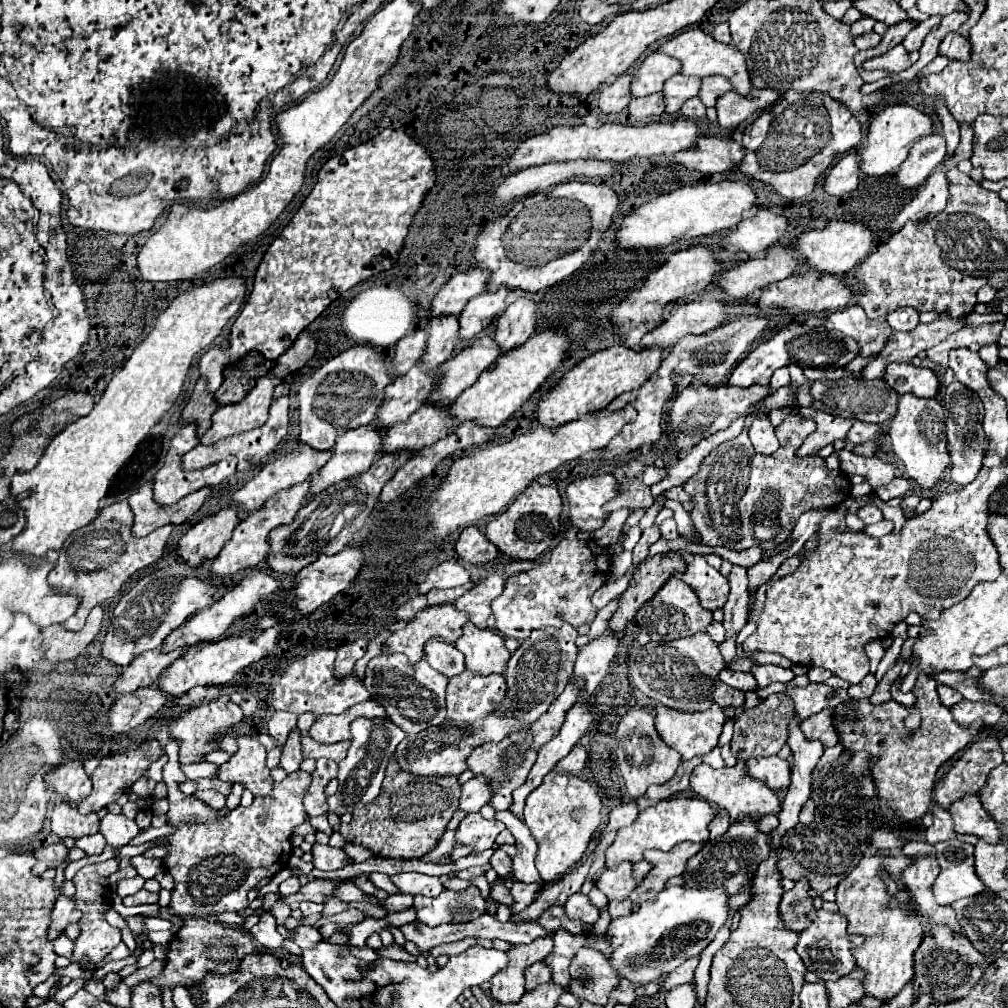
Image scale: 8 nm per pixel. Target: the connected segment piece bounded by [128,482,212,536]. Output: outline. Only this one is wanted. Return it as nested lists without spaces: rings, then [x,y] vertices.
[[[152,482],[142,484],[140,490],[134,492],[128,500],[130,508],[134,512],[132,532],[136,536],[144,536],[164,524],[184,524],[192,514],[196,514],[202,508],[202,504],[210,492],[212,492],[212,486],[204,486],[204,488],[188,494],[180,502],[164,506],[164,504],[154,502]]]

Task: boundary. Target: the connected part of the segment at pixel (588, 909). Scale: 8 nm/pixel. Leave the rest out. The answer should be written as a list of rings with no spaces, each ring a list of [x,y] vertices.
[[[582,892],[572,894],[572,898],[568,898],[568,902],[564,904],[564,910],[570,918],[580,918],[584,926],[592,926],[598,920],[598,908]]]

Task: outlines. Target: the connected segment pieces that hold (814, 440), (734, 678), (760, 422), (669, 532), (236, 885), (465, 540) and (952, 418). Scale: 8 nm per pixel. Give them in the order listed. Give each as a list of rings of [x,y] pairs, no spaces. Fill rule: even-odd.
[[[800,408],[800,414],[804,414],[806,418],[816,420],[816,432],[812,432],[804,444],[800,446],[800,454],[808,456],[808,454],[816,454],[820,448],[832,444],[834,440],[844,440],[848,430],[852,428],[852,424],[856,422],[854,418],[842,418],[842,416],[830,416],[824,414],[820,410],[812,410],[812,408]]]
[[[726,668],[724,672],[720,672],[720,680],[726,682],[728,686],[736,686],[736,688],[740,688],[744,692],[756,688],[756,680],[754,680],[754,676],[750,672],[746,672],[746,674],[744,672],[730,672]]]
[[[756,418],[748,428],[748,436],[758,454],[772,454],[778,450],[778,438],[768,418]]]
[[[674,518],[664,520],[664,522],[660,524],[660,536],[662,536],[664,540],[674,540],[674,538],[678,538],[678,536],[680,536],[680,534],[678,534],[678,528],[676,528]]]
[[[172,742],[166,744],[166,754],[168,754],[168,764],[164,766],[164,782],[168,786],[168,824],[176,826],[176,832],[168,836],[170,846],[168,846],[168,856],[164,858],[166,870],[170,870],[174,878],[174,890],[172,890],[172,902],[170,908],[174,910],[176,916],[212,916],[218,912],[240,912],[248,908],[248,898],[246,894],[262,880],[268,876],[274,876],[276,872],[284,870],[288,866],[288,860],[292,856],[292,844],[290,836],[298,824],[302,824],[308,814],[304,810],[302,798],[304,792],[308,790],[312,776],[308,772],[296,772],[288,774],[282,782],[274,782],[272,792],[268,796],[256,796],[254,802],[248,808],[238,806],[236,810],[230,810],[228,818],[224,822],[216,822],[210,826],[212,818],[216,816],[216,810],[210,808],[206,802],[202,802],[196,796],[186,796],[178,790],[178,784],[184,782],[184,772],[180,770],[178,762],[178,746]]]
[[[468,526],[460,532],[456,552],[468,564],[486,564],[498,556],[498,548],[484,536],[478,526]]]
[[[954,380],[946,390],[944,390],[944,410],[946,410],[946,436],[948,436],[948,452],[952,458],[950,466],[950,482],[956,486],[966,486],[976,478],[980,466],[982,466],[982,456],[984,456],[984,434],[982,434],[982,400],[976,392],[964,388],[958,380]]]

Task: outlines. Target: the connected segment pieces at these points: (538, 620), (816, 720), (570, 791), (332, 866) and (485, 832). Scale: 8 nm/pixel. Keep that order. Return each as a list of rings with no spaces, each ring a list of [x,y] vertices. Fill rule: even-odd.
[[[570,526],[564,540],[552,550],[548,562],[506,580],[504,592],[492,602],[492,614],[500,634],[514,640],[526,640],[530,632],[538,628],[560,628],[562,622],[578,628],[580,624],[590,624],[596,618],[598,608],[592,606],[590,598],[608,582],[610,554],[594,540],[578,540],[578,532],[580,530],[576,526]]]
[[[822,710],[820,714],[814,714],[812,718],[802,722],[802,732],[806,734],[806,738],[820,738],[820,742],[824,746],[834,746],[838,744],[838,734],[834,730],[832,724],[832,710]]]
[[[550,772],[544,778],[544,782],[528,796],[524,808],[524,822],[532,830],[532,836],[538,842],[536,868],[546,884],[568,874],[568,870],[576,866],[578,860],[584,856],[588,842],[592,840],[594,832],[600,826],[602,820],[600,810],[602,810],[602,798],[596,798],[596,788],[592,788],[586,780],[580,780],[570,772],[562,774]]]
[[[314,844],[312,856],[314,856],[314,866],[318,870],[340,870],[340,868],[352,864],[352,860],[348,858],[348,854],[342,848]]]
[[[468,814],[456,832],[456,844],[472,846],[474,852],[482,852],[486,848],[494,846],[496,836],[504,830],[506,826],[498,820],[486,820],[480,814]]]

